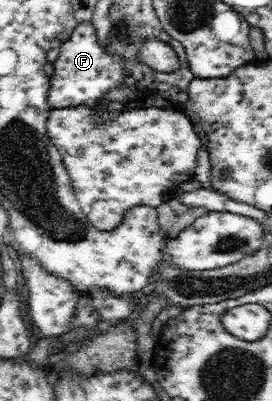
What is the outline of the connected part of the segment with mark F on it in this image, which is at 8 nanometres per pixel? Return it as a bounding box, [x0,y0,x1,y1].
[47,21,124,109]

